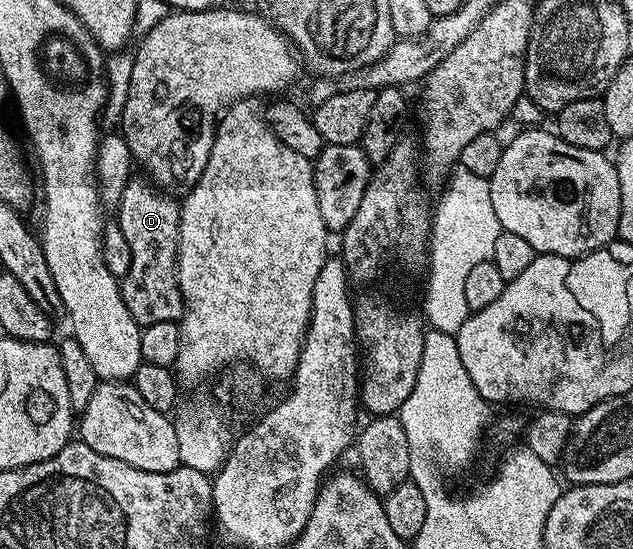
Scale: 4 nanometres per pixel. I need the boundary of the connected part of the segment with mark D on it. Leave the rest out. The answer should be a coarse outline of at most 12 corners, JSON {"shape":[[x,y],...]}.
{"shape":[[134,176],[116,198],[131,319],[180,322],[181,206]]}

